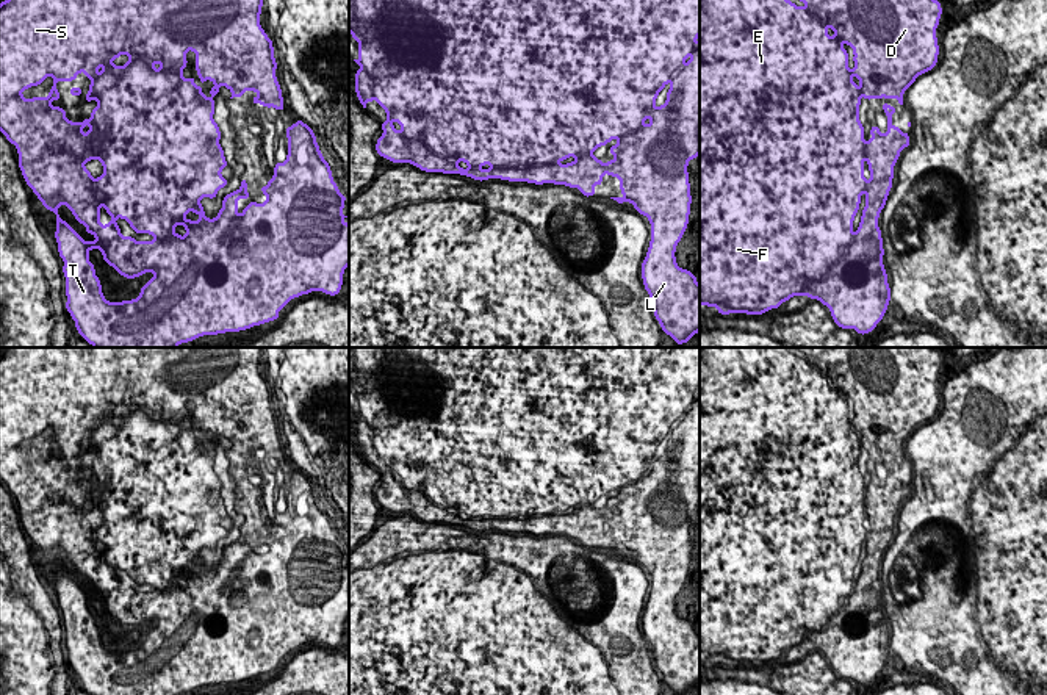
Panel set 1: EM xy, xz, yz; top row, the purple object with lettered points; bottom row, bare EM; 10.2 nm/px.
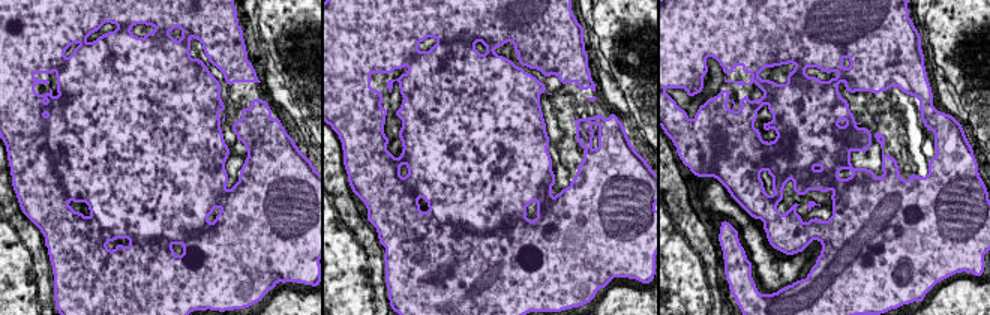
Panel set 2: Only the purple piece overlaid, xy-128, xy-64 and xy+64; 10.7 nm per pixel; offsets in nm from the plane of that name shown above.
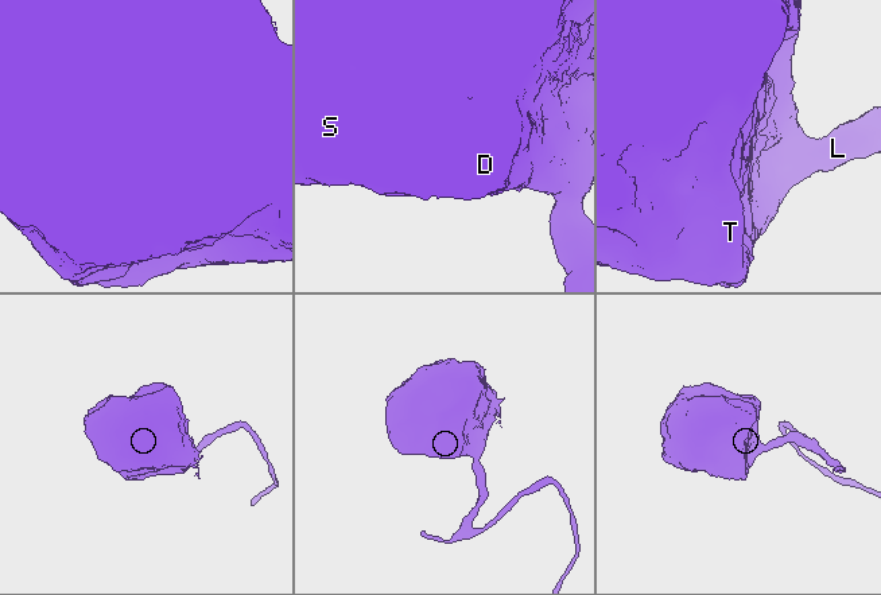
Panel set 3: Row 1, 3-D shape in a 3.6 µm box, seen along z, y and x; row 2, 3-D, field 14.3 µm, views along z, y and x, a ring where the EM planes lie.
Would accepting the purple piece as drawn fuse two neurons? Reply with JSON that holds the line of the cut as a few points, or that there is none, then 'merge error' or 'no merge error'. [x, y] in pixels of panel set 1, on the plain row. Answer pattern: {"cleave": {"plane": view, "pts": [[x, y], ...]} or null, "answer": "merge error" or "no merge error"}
{"cleave": null, "answer": "no merge error"}

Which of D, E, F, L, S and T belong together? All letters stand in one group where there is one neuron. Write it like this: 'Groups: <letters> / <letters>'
Groups: D E F L S T

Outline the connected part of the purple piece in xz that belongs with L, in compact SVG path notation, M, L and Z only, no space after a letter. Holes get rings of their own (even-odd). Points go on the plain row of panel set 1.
M349 348L349 384L358 393L360 409L354 410L362 418L355 423L358 452L366 459L368 452L376 451L388 466L382 473L383 485L376 493L377 506L391 513L410 513L424 523L460 524L479 532L501 529L565 535L577 538L585 548L595 546L595 537L603 535L604 524L617 528L624 548L610 549L632 554L651 574L651 592L640 620L654 668L676 695L687 693L700 682L700 636L696 626L679 618L675 607L689 576L692 554L690 524L685 520L700 506L700 348ZM668 432L667 451L656 459L656 449ZM612 490L618 492L609 498L613 510L603 513L592 506Z

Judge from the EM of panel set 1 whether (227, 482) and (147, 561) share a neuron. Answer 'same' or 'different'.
same

